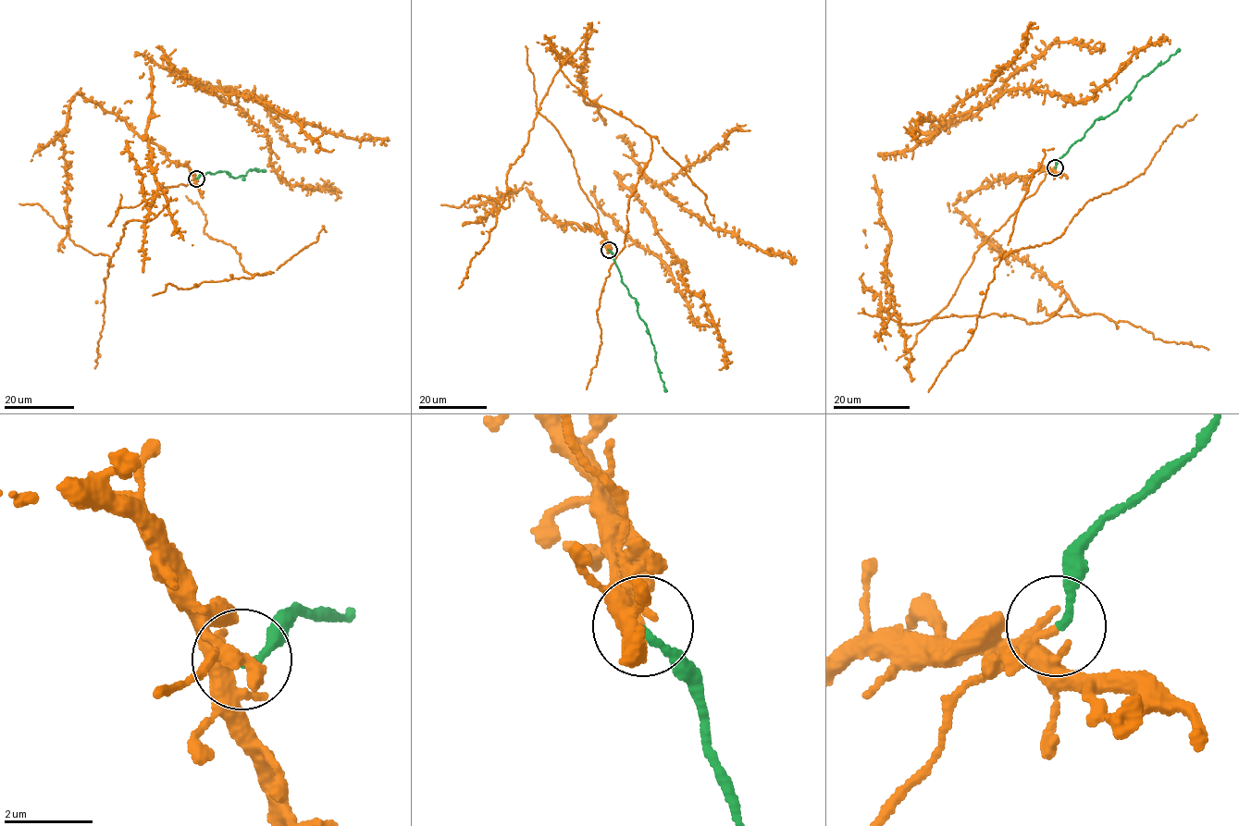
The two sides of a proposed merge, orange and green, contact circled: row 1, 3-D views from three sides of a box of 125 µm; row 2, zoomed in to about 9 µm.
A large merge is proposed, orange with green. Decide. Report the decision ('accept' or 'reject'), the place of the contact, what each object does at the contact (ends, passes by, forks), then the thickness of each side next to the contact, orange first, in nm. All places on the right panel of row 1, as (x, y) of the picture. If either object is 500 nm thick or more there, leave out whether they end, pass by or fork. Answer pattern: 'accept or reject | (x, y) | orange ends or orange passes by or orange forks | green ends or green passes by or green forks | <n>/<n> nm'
accept | (1055, 167) | orange forks | green ends | 220/160 nm

